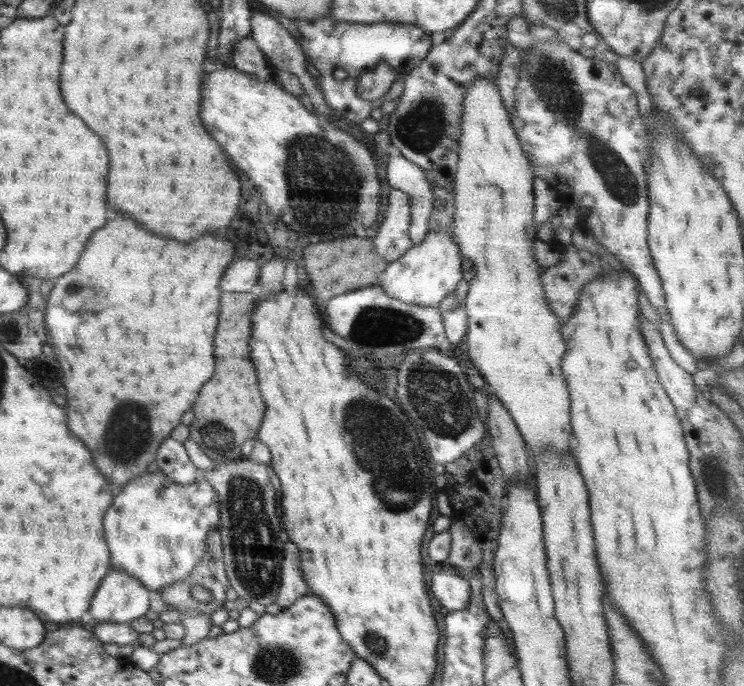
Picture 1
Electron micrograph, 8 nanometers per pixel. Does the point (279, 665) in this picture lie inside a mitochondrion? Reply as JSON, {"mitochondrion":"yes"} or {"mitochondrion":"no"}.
{"mitochondrion":"yes"}

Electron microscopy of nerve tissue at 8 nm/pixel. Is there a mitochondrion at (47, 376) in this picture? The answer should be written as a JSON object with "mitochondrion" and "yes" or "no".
{"mitochondrion":"yes"}

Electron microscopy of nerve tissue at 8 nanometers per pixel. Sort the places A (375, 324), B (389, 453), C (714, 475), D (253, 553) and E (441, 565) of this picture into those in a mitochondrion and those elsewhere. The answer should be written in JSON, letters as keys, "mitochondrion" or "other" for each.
{"A":"mitochondrion","B":"mitochondrion","C":"mitochondrion","D":"mitochondrion","E":"other"}

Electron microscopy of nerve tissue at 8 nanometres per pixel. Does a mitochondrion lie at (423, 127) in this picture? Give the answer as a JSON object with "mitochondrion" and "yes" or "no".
{"mitochondrion":"yes"}

